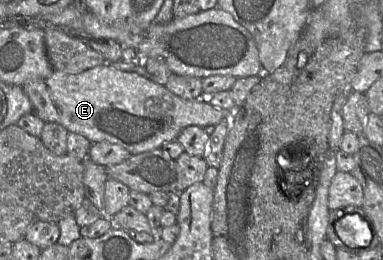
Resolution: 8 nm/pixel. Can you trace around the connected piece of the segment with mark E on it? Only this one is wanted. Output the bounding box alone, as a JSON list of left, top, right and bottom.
[22,63,233,154]

